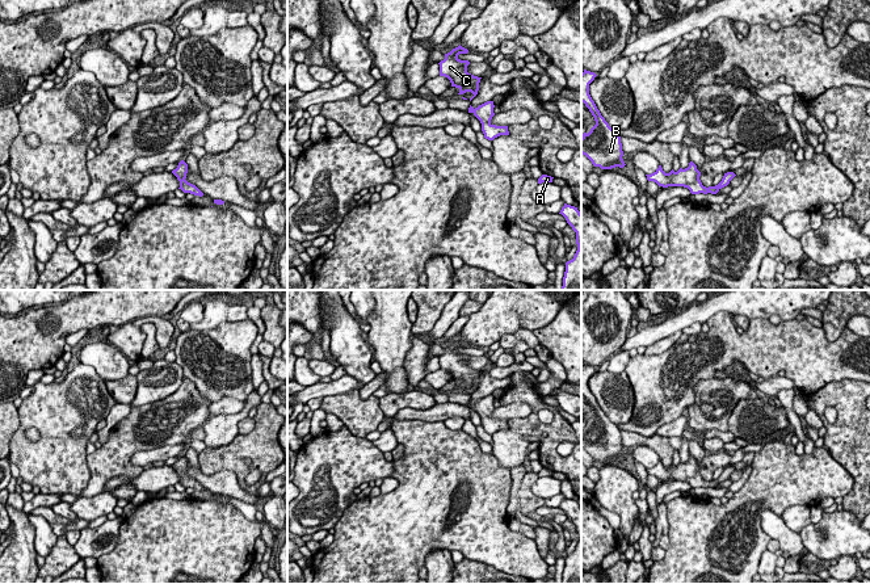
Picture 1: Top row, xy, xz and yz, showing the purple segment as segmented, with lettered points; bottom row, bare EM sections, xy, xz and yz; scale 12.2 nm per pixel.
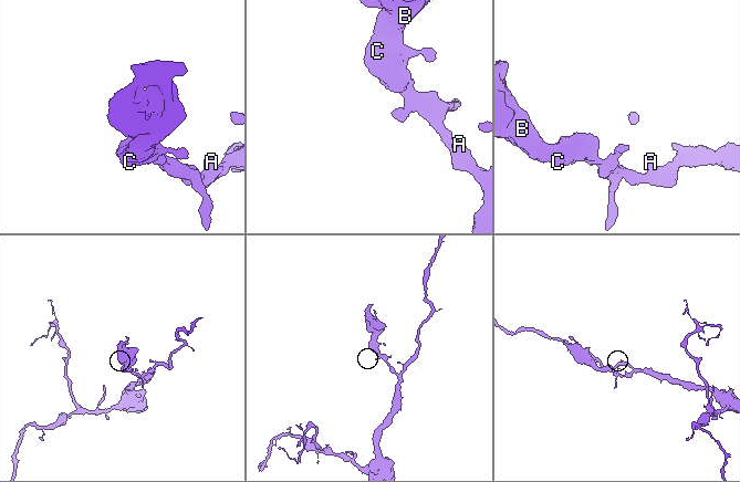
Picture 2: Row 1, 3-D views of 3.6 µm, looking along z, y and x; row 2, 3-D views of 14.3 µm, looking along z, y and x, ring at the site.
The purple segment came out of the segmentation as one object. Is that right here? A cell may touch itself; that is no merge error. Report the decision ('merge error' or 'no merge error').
no merge error

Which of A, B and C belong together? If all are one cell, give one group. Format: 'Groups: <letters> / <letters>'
Groups: A B C

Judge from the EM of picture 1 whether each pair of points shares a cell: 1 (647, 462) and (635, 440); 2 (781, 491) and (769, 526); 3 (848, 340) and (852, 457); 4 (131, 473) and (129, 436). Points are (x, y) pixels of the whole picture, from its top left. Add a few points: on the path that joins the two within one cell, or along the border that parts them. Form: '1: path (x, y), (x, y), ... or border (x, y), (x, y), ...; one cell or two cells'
1: border (633, 448), (650, 446), (660, 458); two cells
2: border (764, 508), (761, 528), (770, 537); two cells
3: border (856, 379), (831, 381), (820, 389); two cells
4: path (125, 463), (125, 445); one cell

